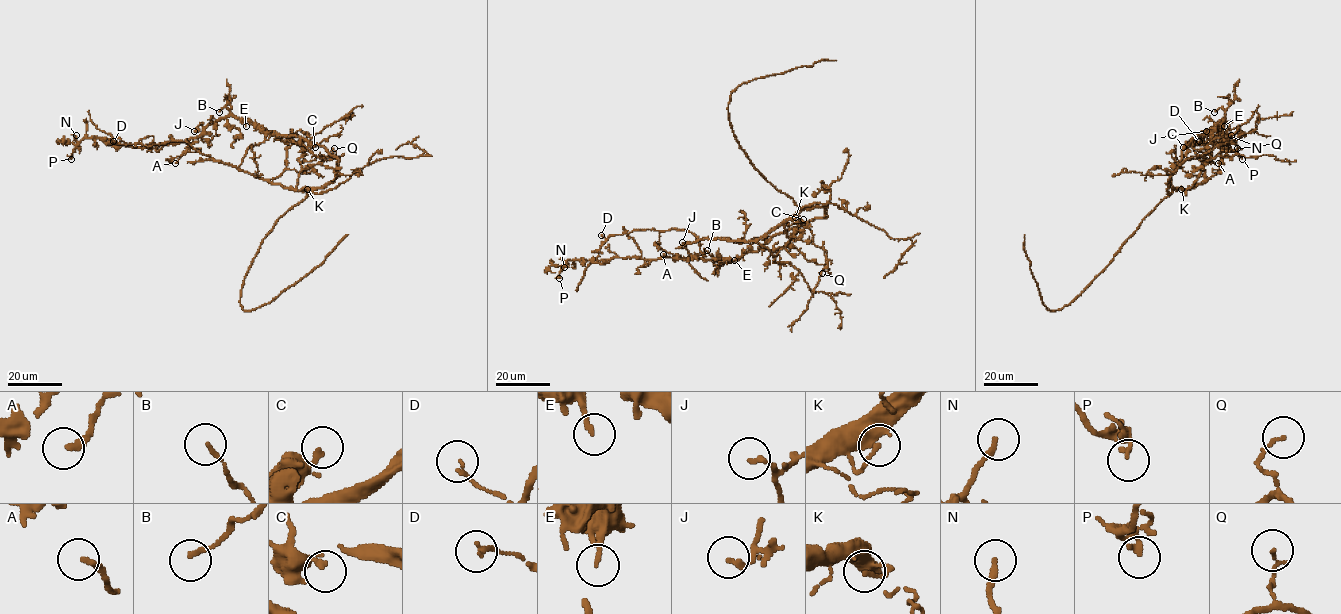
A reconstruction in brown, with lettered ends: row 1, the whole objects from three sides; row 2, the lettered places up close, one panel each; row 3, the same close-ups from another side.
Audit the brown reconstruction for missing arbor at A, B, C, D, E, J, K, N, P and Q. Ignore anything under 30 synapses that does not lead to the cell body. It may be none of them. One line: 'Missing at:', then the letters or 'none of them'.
Missing at: A, N

